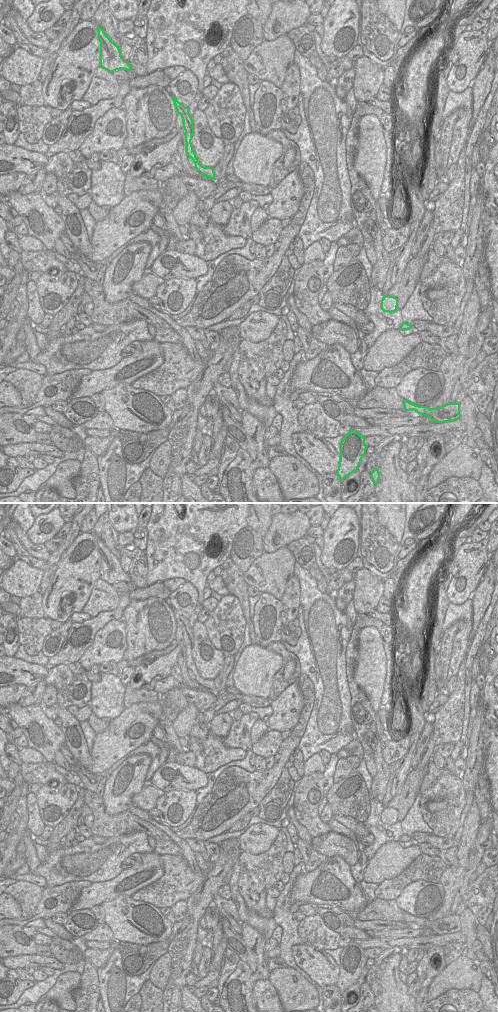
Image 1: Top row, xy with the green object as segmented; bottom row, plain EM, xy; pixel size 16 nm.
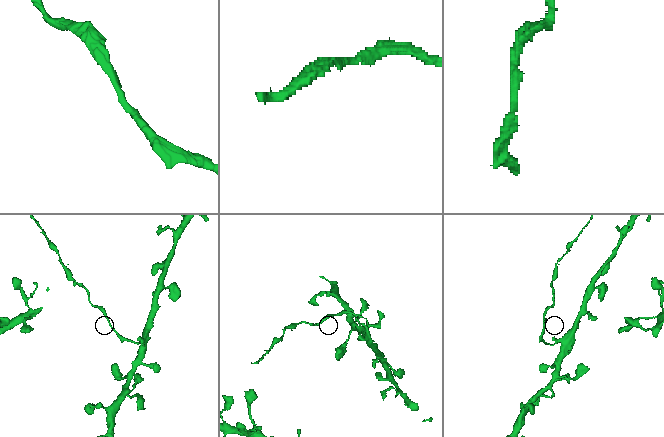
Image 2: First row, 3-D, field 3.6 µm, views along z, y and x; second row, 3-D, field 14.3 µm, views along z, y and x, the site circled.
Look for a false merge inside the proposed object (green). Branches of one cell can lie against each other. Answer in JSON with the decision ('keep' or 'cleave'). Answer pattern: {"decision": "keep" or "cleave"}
{"decision": "cleave"}

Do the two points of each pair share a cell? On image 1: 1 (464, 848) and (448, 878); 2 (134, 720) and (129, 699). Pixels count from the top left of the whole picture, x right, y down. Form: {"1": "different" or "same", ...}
{"1": "same", "2": "different"}

